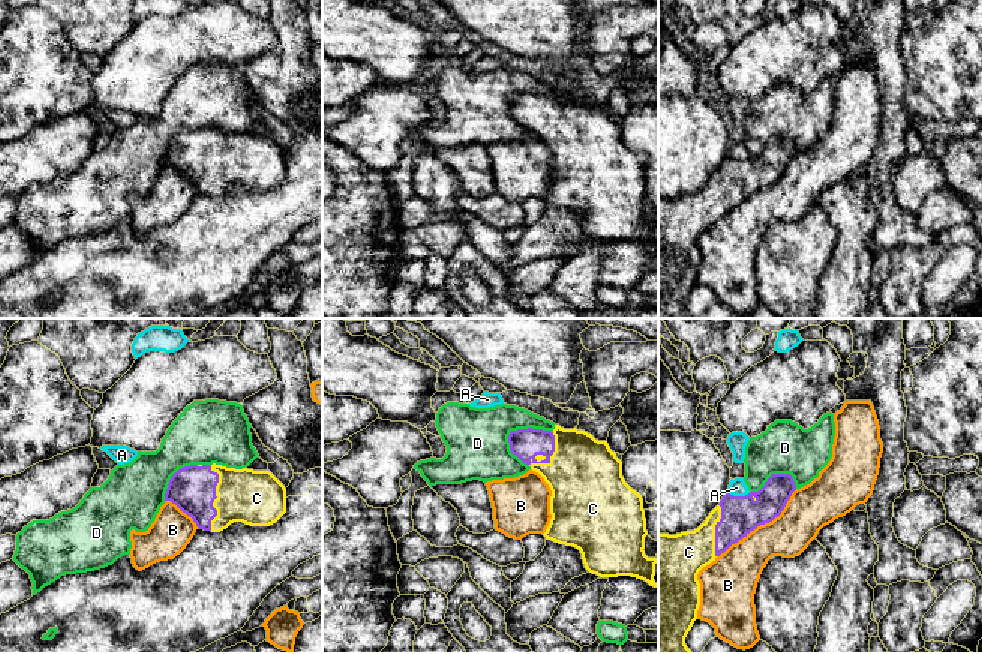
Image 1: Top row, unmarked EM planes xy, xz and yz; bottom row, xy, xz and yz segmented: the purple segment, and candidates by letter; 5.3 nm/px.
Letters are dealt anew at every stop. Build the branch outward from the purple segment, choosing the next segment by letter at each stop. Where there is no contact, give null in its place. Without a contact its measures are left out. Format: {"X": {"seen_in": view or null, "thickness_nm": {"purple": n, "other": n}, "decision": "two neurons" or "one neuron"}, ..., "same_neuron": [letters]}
{"A": {"seen_in": "yz", "thickness_nm": {"purple": 200, "other": 90}, "decision": "two neurons"}, "B": {"seen_in": "yz", "thickness_nm": {"purple": 200, "other": 240}, "decision": "two neurons"}, "C": {"seen_in": "xz", "thickness_nm": {"purple": 160, "other": 400}, "decision": "one neuron"}, "D": {"seen_in": "xz", "thickness_nm": {"purple": 160, "other": 340}, "decision": "two neurons"}, "same_neuron": ["C"]}

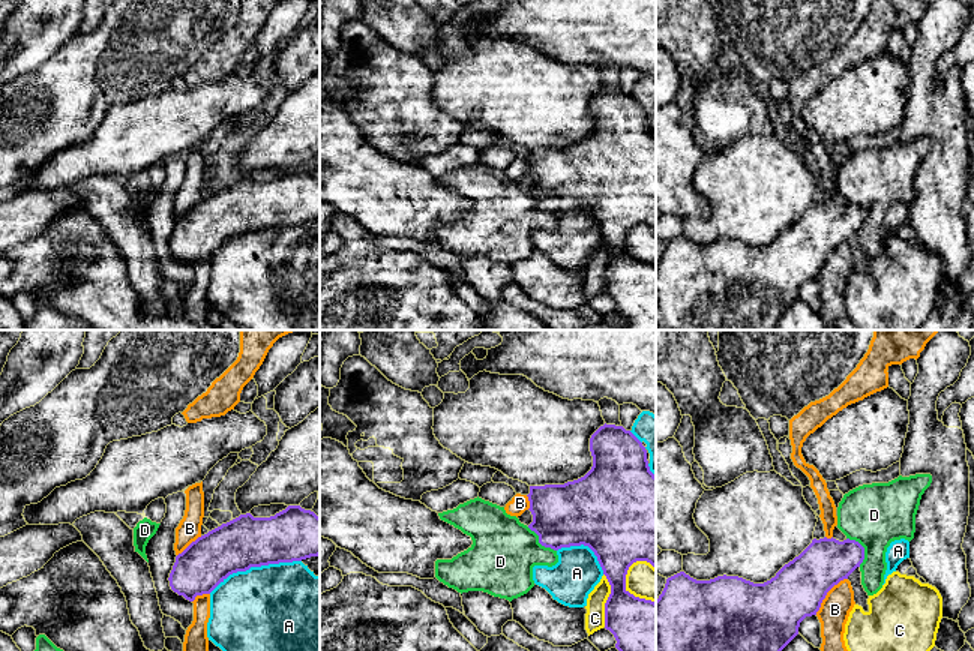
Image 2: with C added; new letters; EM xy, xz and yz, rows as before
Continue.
{"A": {"seen_in": "xy", "thickness_nm": {"purple": 280, "other": 480}, "decision": "two neurons"}, "B": {"seen_in": "yz", "thickness_nm": {"purple": 280, "other": 160}, "decision": "two neurons"}, "C": {"seen_in": "xz", "thickness_nm": {"purple": 320, "other": 110}, "decision": "two neurons"}, "D": {"seen_in": "yz", "thickness_nm": {"purple": 260, "other": 340}, "decision": "two neurons"}, "same_neuron": []}

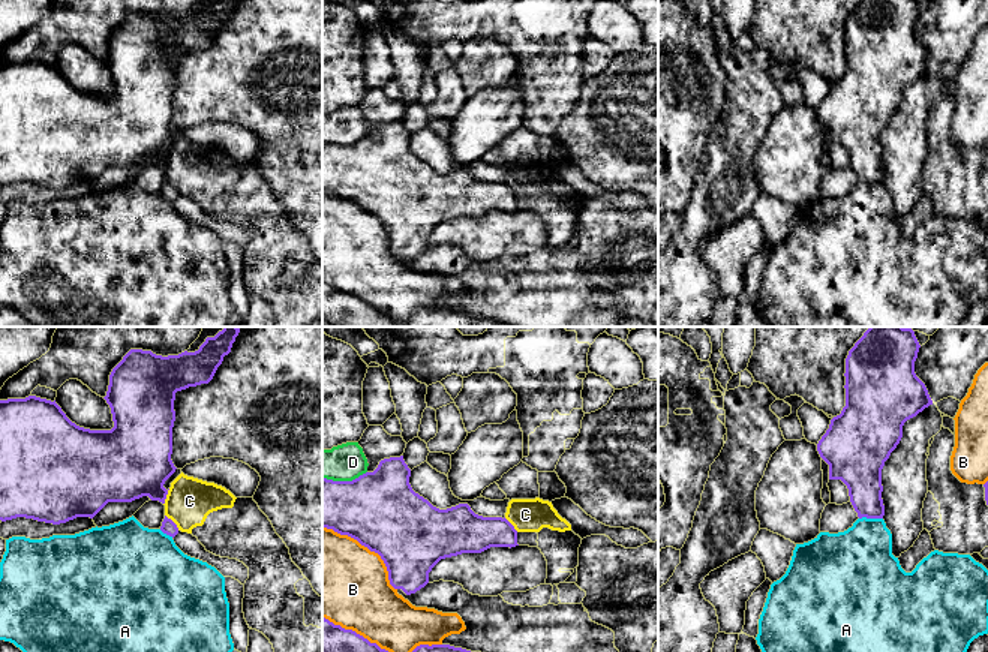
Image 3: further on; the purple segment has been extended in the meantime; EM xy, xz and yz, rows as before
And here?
{"A": {"seen_in": "yz", "thickness_nm": {"purple": 220, "other": 380}, "decision": "two neurons"}, "B": {"seen_in": "xz", "thickness_nm": {"purple": 400, "other": 460}, "decision": "two neurons"}, "C": {"seen_in": "xy", "thickness_nm": {"purple": 80, "other": 240}, "decision": "two neurons"}, "D": {"seen_in": "xz", "thickness_nm": {"purple": 400, "other": 200}, "decision": "two neurons"}, "same_neuron": []}

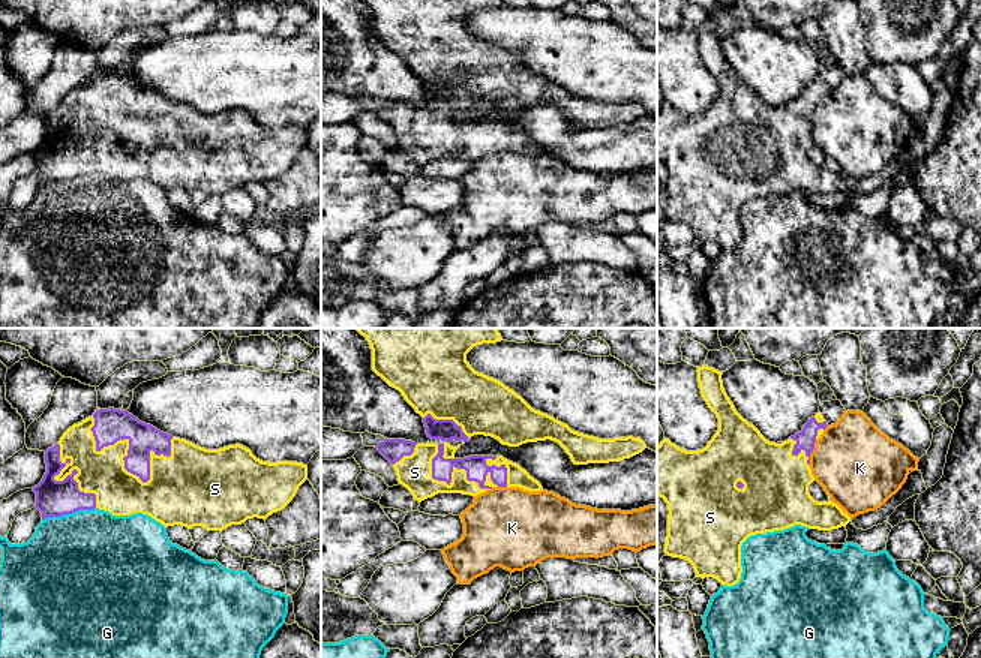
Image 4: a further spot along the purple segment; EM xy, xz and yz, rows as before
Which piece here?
{"G": {"seen_in": "xy", "thickness_nm": {"purple": 190, "other": 480}, "decision": "two neurons"}, "K": {"seen_in": "yz", "thickness_nm": {"purple": 100, "other": 440}, "decision": "two neurons"}, "S": {"seen_in": "xy", "thickness_nm": {"purple": 180, "other": 240}, "decision": "one neuron"}, "same_neuron": ["S"]}

